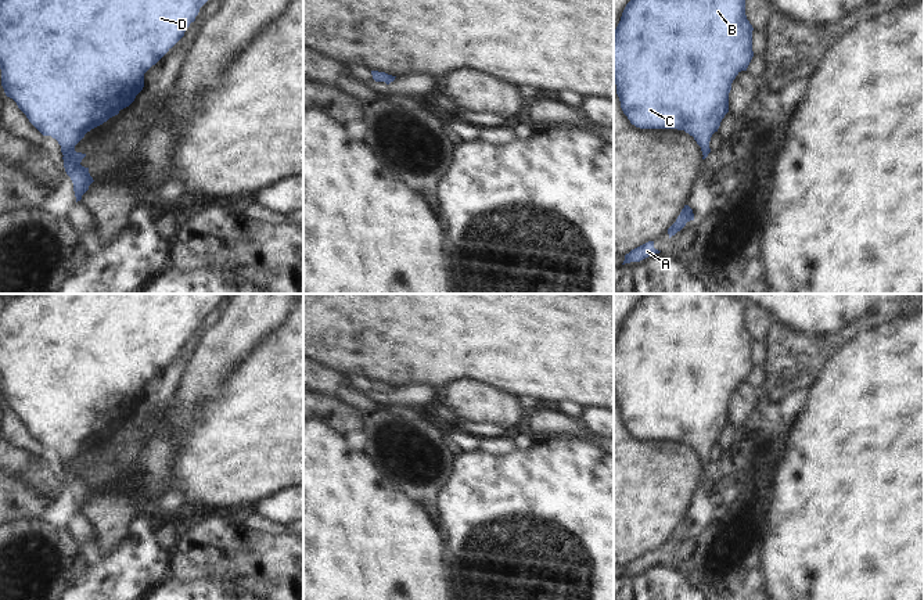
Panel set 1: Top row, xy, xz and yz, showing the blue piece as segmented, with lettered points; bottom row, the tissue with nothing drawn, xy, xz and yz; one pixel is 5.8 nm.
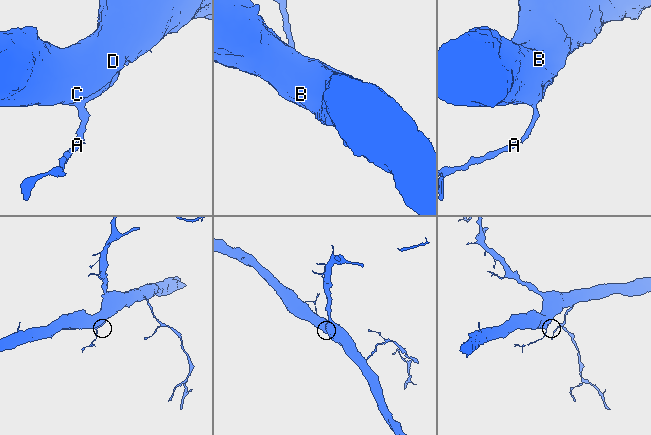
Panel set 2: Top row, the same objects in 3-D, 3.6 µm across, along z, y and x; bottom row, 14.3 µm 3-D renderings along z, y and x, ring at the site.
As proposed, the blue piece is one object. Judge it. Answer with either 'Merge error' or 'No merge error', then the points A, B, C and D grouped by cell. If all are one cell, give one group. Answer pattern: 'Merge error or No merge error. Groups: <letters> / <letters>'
No merge error. Groups: A B C D.

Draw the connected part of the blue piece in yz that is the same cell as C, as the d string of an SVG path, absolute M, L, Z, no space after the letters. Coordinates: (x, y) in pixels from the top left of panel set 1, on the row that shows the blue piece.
M630 0L614 30L614 82L621 108L632 125L640 129L677 129L694 137L701 147L702 159L711 152L709 141L729 112L731 83L741 71L747 71L752 57L752 25L745 15L745 0Z

